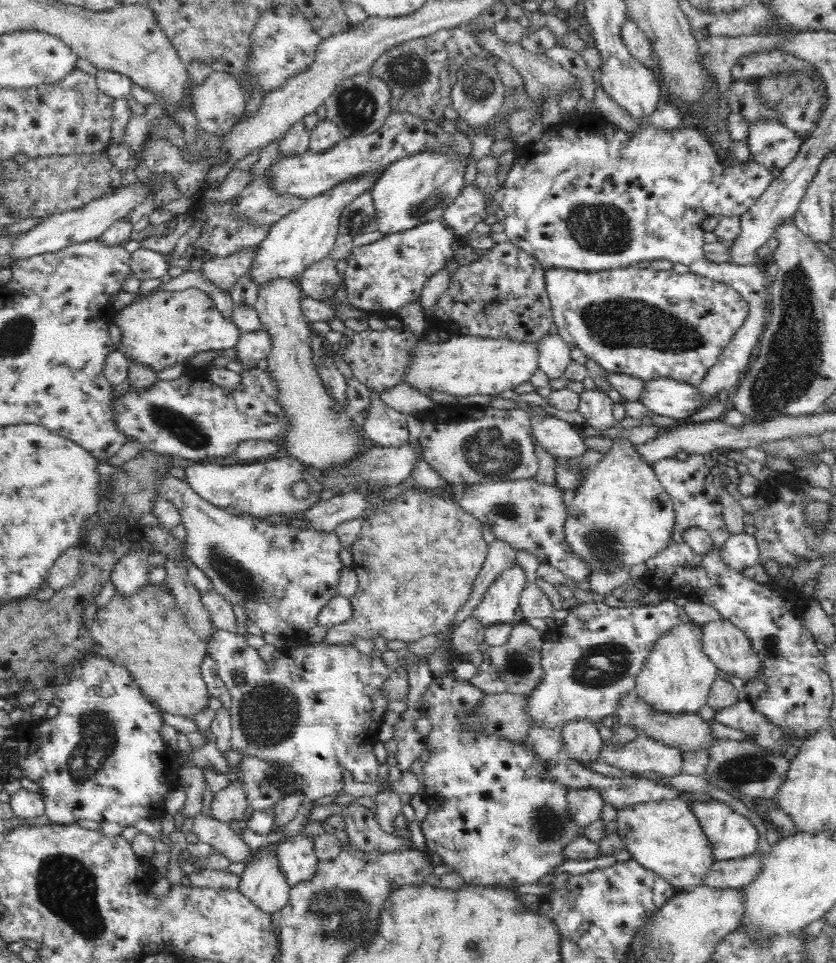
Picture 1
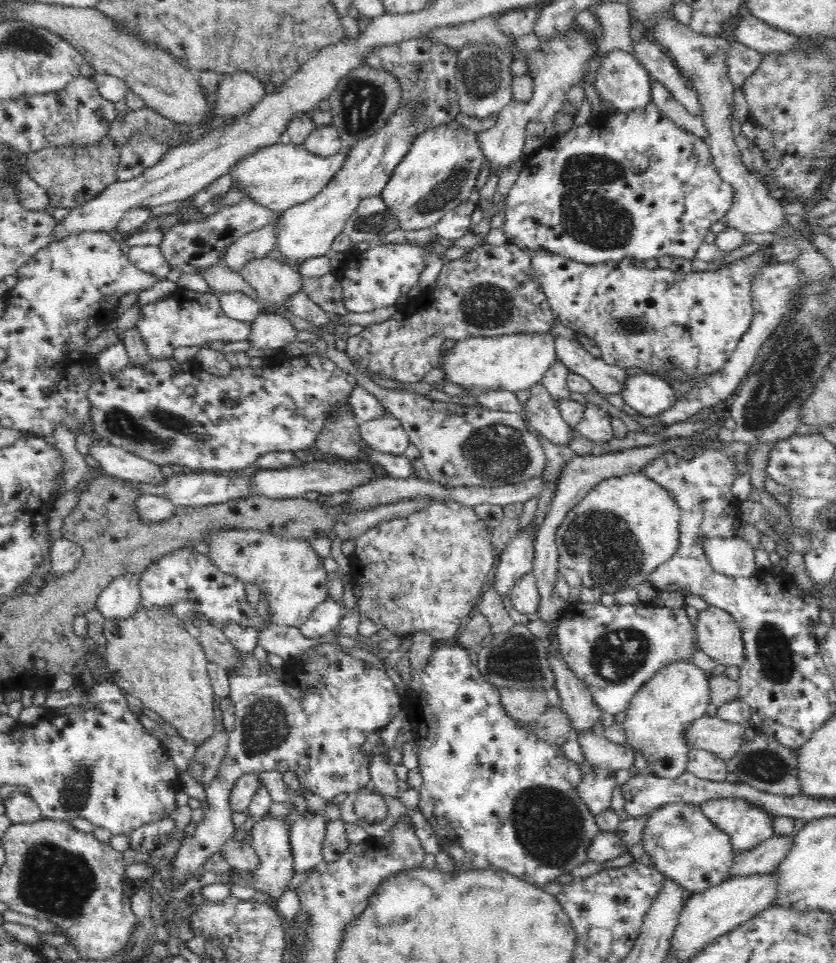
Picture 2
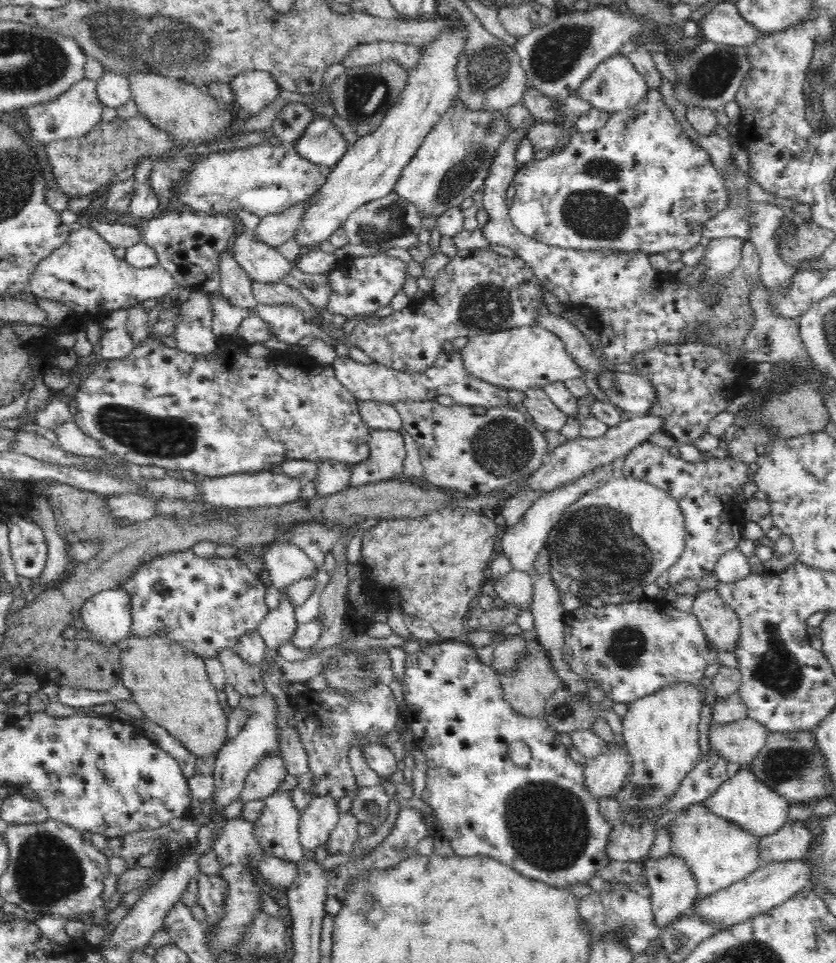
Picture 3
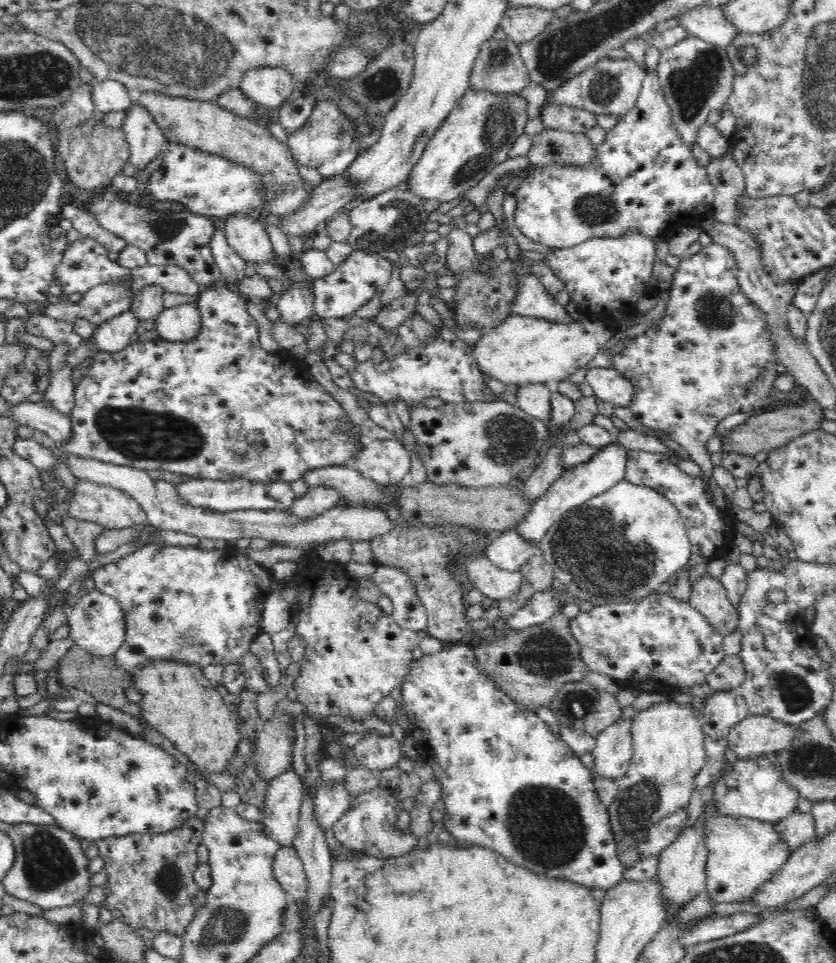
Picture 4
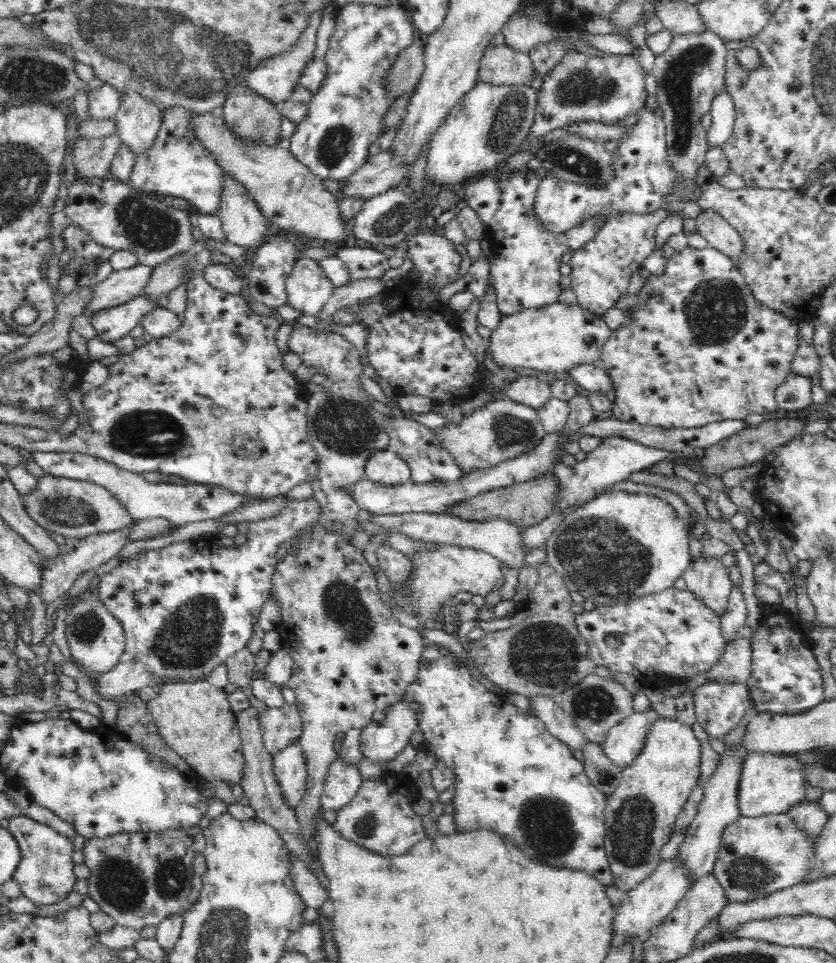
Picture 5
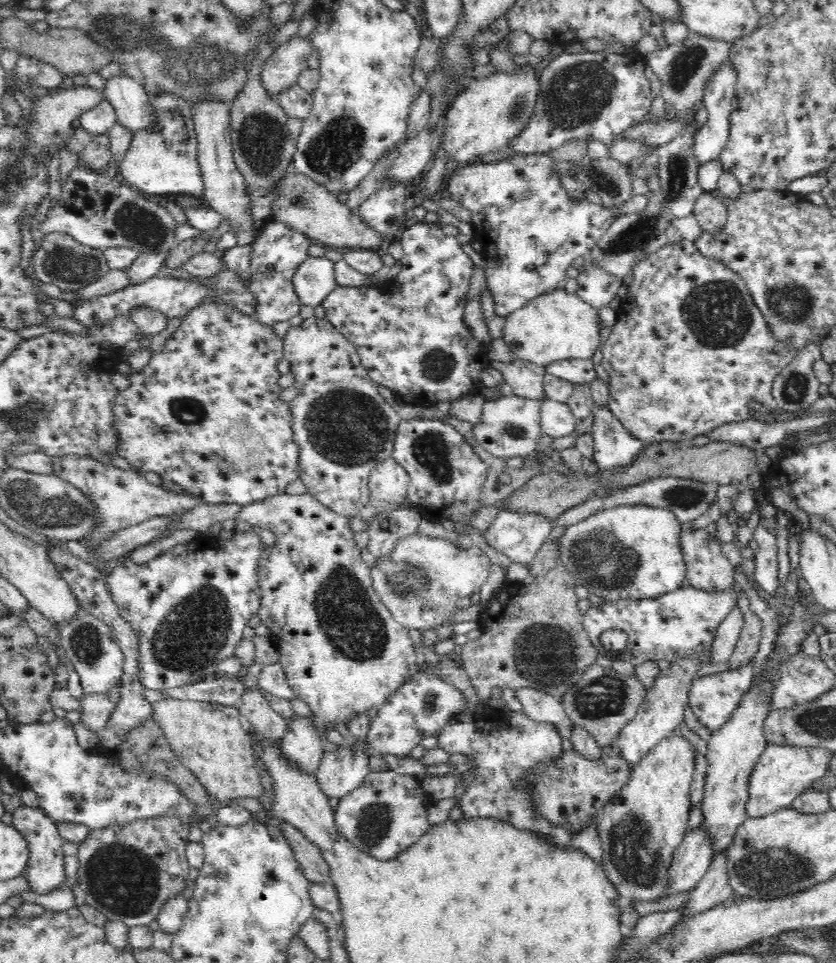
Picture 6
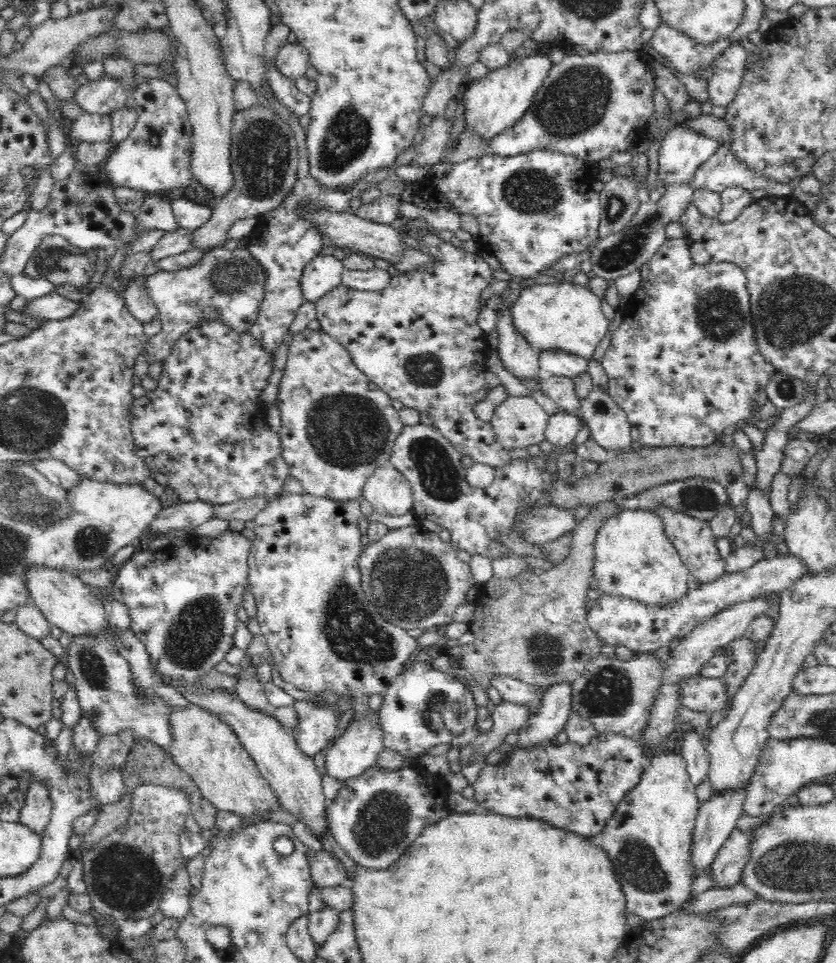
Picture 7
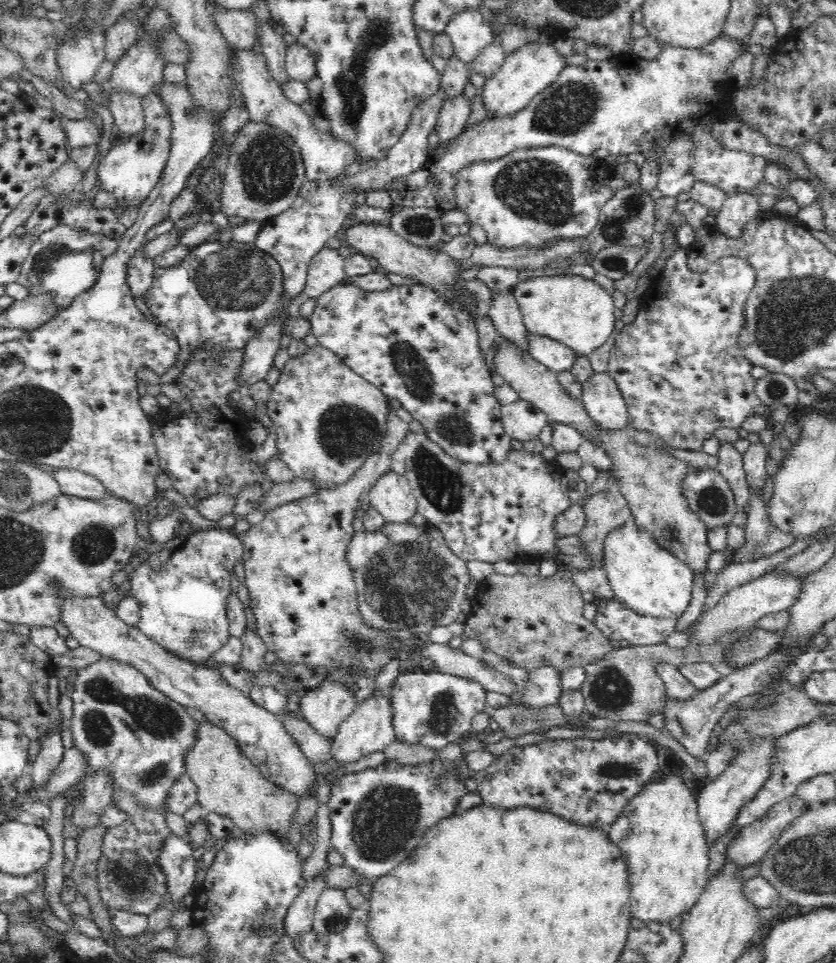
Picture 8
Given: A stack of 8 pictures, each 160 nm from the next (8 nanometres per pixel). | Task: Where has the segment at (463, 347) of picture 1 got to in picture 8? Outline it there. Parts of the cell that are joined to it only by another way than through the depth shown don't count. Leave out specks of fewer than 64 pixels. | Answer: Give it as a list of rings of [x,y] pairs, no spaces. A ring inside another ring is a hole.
[[[552,275],[518,281],[512,288],[529,334],[568,346],[577,357],[588,357],[613,336],[618,312],[612,295],[582,275]]]

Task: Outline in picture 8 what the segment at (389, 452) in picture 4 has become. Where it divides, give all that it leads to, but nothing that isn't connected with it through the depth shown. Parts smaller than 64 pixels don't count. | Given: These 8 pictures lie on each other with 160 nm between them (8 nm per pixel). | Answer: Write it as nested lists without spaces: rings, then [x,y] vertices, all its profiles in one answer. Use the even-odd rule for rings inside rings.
[[[386,471],[372,487],[367,501],[371,508],[378,511],[387,523],[406,523],[417,512],[417,500],[405,476],[394,471]]]

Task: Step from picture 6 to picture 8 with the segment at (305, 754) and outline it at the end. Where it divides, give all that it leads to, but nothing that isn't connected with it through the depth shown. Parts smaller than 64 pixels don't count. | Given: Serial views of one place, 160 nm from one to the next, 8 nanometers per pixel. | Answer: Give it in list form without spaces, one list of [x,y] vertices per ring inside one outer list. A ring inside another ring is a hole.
[[[325,679],[316,688],[302,694],[299,711],[316,734],[332,740],[357,704],[350,686]]]

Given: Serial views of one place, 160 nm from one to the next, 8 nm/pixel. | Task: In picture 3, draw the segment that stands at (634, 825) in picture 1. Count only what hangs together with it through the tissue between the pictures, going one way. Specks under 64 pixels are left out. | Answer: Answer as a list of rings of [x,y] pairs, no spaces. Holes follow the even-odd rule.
[[[694,803],[678,812],[666,826],[670,834],[669,856],[675,856],[687,866],[696,881],[697,894],[708,896],[722,890],[760,867],[757,862],[758,840],[742,828],[721,819],[707,810],[704,803]]]

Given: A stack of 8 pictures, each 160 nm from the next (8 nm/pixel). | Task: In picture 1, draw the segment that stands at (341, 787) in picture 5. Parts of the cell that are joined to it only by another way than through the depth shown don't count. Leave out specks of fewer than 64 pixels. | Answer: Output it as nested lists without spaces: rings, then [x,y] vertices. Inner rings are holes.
[[[300,832],[297,836],[277,845],[275,855],[280,872],[284,875],[288,886],[296,886],[314,876],[319,860],[313,844],[314,839]]]

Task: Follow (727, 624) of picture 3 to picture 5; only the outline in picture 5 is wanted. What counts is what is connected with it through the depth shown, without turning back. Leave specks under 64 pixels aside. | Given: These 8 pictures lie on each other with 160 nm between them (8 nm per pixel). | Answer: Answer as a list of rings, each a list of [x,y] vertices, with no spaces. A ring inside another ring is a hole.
[[[701,556],[692,562],[690,568],[683,573],[682,578],[686,581],[687,590],[692,592],[692,595],[696,596],[697,600],[700,600],[700,603],[709,608],[721,620],[727,612],[732,590],[729,570],[723,566],[721,560],[715,558],[708,559]]]

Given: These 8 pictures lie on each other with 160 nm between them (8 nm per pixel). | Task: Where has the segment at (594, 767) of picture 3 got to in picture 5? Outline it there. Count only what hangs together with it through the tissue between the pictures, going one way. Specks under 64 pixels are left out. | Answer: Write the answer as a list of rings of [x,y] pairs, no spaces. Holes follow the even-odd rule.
[[[646,709],[644,712],[635,711],[632,716],[626,717],[611,728],[601,742],[604,756],[624,770],[640,754],[649,725],[660,716],[660,711]]]

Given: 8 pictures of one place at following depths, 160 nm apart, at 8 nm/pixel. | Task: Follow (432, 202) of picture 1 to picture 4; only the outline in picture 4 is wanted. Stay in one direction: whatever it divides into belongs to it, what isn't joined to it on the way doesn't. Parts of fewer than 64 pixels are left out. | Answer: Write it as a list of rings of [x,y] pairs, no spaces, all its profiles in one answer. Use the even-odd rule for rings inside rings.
[[[469,89],[444,123],[437,128],[418,162],[412,167],[407,178],[409,191],[424,200],[436,200],[440,204],[463,197],[464,193],[474,188],[492,168],[508,160],[509,151],[516,139],[525,135],[524,127],[527,121],[527,102],[521,94],[494,95],[487,91],[476,92]]]

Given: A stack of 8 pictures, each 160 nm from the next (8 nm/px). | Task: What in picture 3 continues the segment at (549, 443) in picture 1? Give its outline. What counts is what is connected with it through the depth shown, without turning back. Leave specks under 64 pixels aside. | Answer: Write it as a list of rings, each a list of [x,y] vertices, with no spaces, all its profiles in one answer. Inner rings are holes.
[[[530,388],[526,392],[521,408],[538,430],[559,432],[566,424],[567,414],[562,412],[542,388]]]

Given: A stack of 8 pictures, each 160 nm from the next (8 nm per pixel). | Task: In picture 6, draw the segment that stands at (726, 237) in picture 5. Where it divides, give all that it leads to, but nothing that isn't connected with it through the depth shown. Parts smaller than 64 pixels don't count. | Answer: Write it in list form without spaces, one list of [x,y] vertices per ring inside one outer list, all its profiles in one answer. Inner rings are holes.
[[[706,191],[700,195],[700,198],[695,203],[693,214],[703,232],[720,234],[727,224],[728,212],[724,204]]]

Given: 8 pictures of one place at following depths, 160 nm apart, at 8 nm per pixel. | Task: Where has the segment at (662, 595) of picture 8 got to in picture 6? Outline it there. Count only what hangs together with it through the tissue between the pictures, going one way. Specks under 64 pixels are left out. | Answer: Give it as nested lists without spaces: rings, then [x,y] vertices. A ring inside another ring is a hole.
[[[636,503],[600,509],[586,520],[567,526],[557,540],[557,565],[572,577],[576,590],[586,588],[589,594],[598,595],[603,602],[628,602],[662,596],[682,588],[685,580],[687,567],[680,538],[684,526],[670,510],[653,505]]]

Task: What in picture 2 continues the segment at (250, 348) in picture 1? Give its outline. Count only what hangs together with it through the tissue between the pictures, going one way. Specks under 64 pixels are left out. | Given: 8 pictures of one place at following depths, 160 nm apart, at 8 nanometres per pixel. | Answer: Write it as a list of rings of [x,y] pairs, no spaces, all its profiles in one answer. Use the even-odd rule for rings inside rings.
[[[260,312],[251,324],[247,340],[252,348],[278,351],[296,340],[296,334],[296,328],[284,316]]]

